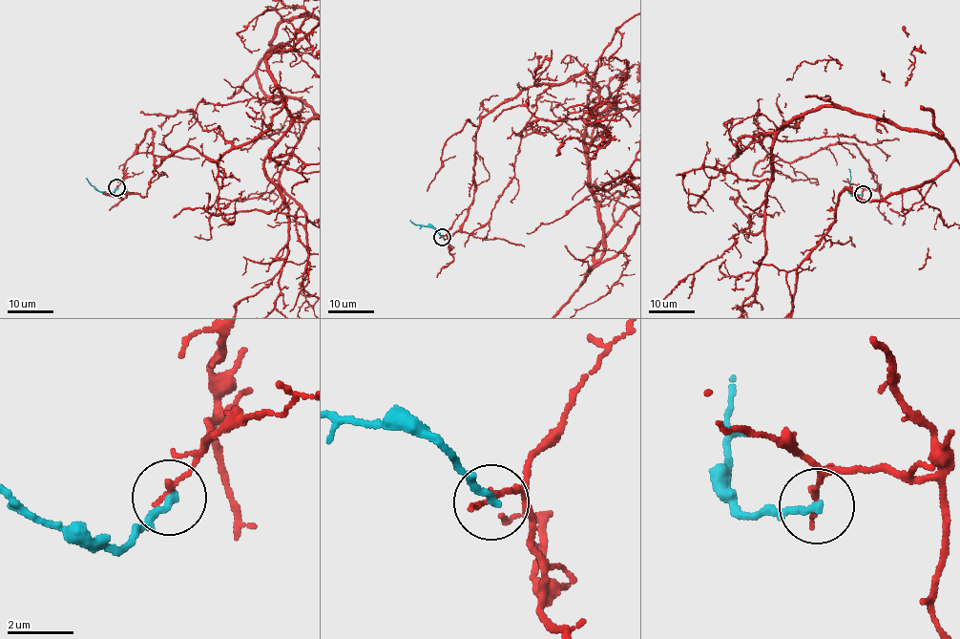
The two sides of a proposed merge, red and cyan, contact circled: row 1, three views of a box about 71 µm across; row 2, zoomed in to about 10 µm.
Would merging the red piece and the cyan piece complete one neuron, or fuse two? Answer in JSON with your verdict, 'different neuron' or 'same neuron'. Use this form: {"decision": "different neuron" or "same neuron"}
{"decision": "different neuron"}

